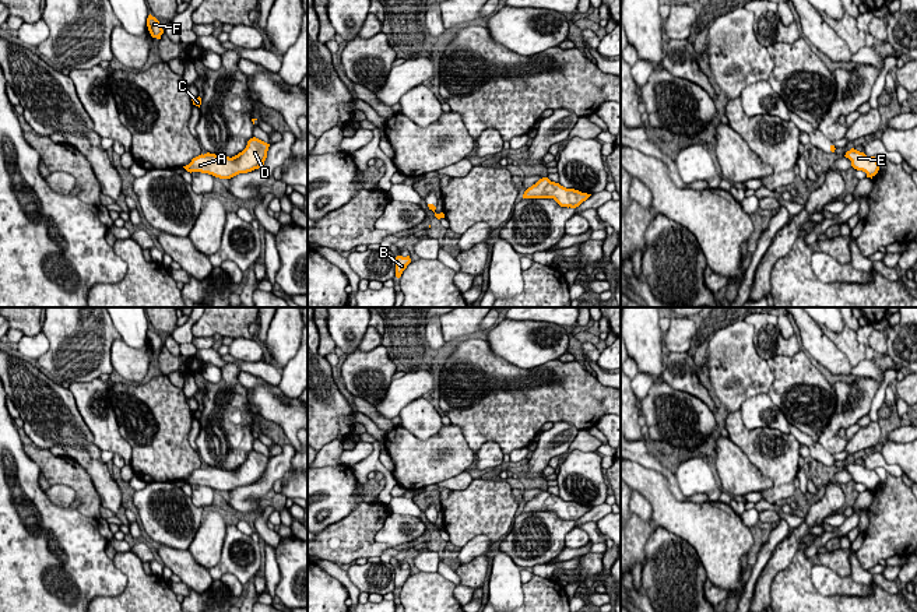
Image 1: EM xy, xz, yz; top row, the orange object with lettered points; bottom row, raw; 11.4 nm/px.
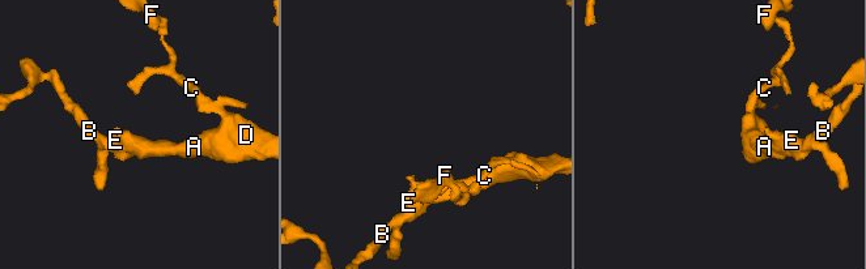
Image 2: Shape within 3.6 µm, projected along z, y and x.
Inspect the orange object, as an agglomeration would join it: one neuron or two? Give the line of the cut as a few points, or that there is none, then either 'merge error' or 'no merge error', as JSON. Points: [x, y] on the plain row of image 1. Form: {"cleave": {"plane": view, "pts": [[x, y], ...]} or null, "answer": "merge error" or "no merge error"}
{"cleave": null, "answer": "no merge error"}

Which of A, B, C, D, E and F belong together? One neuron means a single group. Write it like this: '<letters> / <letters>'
A B C D E F

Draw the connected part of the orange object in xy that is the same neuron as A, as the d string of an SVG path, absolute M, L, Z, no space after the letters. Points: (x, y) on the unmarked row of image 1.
M253 450L246 461L229 471L215 467L201 467L183 479L187 485L208 486L219 492L231 492L239 486L247 486L264 478L270 457Z

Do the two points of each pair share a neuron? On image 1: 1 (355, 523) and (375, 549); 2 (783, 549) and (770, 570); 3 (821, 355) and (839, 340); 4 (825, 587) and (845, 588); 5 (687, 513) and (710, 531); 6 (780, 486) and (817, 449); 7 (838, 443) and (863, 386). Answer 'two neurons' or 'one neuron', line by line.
1: one neuron
2: one neuron
3: two neurons
4: one neuron
5: one neuron
6: two neurons
7: one neuron

